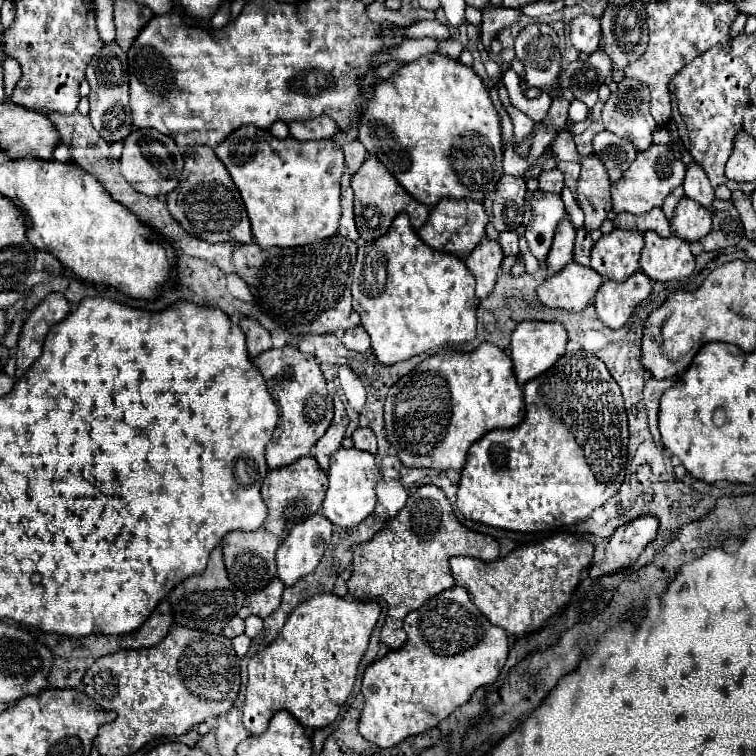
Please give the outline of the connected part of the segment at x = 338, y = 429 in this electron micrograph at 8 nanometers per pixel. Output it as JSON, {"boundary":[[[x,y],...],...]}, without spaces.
{"boundary":[[[339,397],[333,399],[333,401],[335,401],[335,417],[333,417],[333,423],[327,429],[327,433],[317,441],[317,445],[313,449],[313,457],[317,459],[317,463],[319,463],[319,467],[323,471],[329,469],[331,455],[341,447],[341,441],[345,437],[345,429],[347,429],[347,423],[349,423],[349,417],[345,413],[343,401]]]}

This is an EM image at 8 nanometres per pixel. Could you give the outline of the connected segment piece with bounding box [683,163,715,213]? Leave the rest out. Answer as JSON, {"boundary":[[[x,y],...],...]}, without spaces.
{"boundary":[[[691,163],[687,167],[687,175],[685,175],[685,183],[683,183],[685,195],[689,199],[695,199],[697,203],[701,203],[707,211],[715,211],[713,207],[713,187],[705,175],[705,171],[701,171],[701,167],[697,167],[697,163]]]}

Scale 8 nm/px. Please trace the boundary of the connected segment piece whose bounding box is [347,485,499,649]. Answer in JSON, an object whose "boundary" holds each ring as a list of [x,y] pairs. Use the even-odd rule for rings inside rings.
{"boundary":[[[435,485],[419,487],[417,493],[413,493],[409,497],[405,509],[401,509],[397,513],[397,517],[387,523],[387,527],[383,527],[371,541],[361,543],[353,551],[353,575],[351,575],[351,581],[347,583],[349,595],[355,599],[365,599],[365,597],[385,599],[387,619],[381,629],[381,641],[387,647],[399,649],[405,645],[407,633],[403,631],[403,619],[409,611],[421,607],[425,601],[429,601],[437,593],[453,587],[453,577],[449,571],[449,557],[455,557],[455,555],[469,555],[469,557],[477,557],[481,561],[495,561],[499,557],[499,543],[491,535],[481,535],[481,533],[475,533],[475,531],[467,529],[465,525],[461,525],[457,521],[457,517],[453,515],[449,499]]]}

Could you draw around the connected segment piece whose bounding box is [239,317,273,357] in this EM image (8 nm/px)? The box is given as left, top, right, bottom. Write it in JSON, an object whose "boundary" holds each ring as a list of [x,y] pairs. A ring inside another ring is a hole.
{"boundary":[[[245,317],[245,319],[241,319],[239,327],[247,335],[247,351],[249,351],[251,357],[257,357],[259,353],[263,353],[263,351],[267,351],[267,349],[273,347],[269,331],[265,327],[261,327],[255,319]]]}

